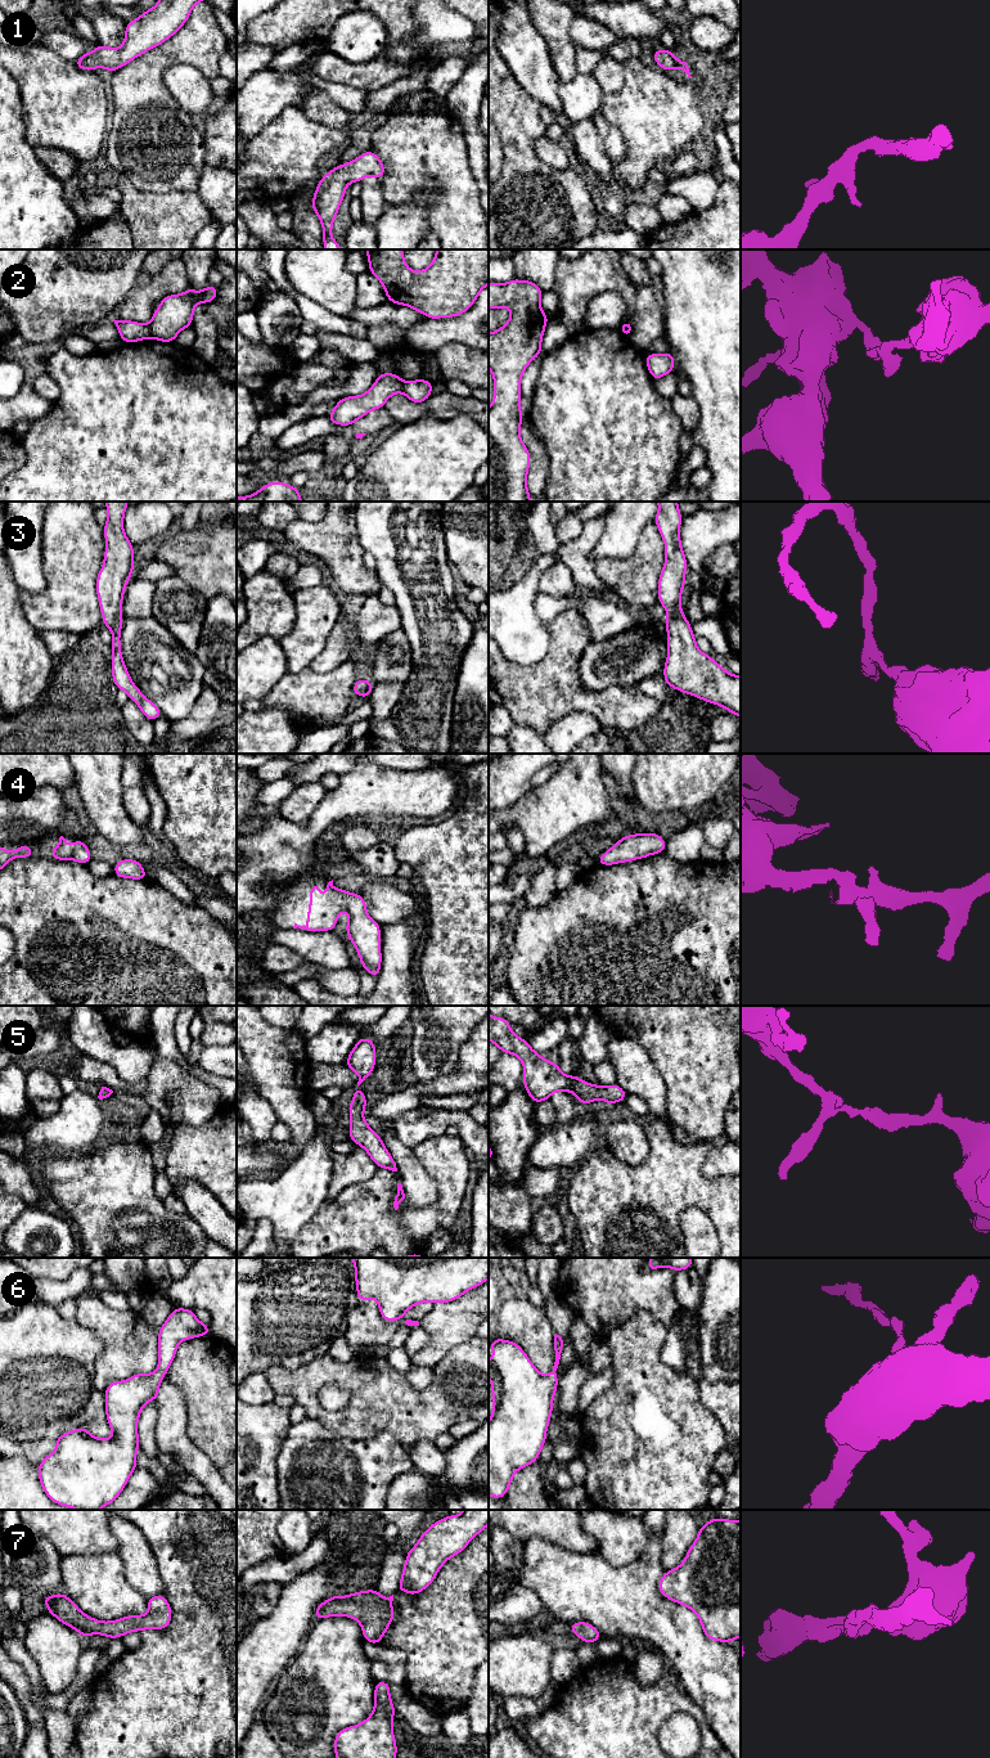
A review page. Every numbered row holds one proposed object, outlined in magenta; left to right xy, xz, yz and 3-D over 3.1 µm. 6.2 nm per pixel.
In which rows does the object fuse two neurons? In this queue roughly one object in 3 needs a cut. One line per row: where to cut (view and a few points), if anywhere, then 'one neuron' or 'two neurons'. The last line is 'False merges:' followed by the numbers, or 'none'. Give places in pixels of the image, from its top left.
1: cut none; one neuron
2: cut xy (148, 324), (151, 336); two neurons
3: cut none; one neuron
4: cut none; one neuron
5: cut none; one neuron
6: cut none; one neuron
7: cut none; one neuron
False merges: 2

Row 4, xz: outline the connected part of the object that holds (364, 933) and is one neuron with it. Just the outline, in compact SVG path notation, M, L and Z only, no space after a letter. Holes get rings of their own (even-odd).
M333 880L325 887L327 902L320 903L320 887L314 882L309 890L310 908L307 909L307 925L293 929L307 931L334 931L338 916L342 911L350 914L346 932L360 958L360 965L373 976L381 972L381 926L368 916L365 899L357 893L348 893L333 886Z

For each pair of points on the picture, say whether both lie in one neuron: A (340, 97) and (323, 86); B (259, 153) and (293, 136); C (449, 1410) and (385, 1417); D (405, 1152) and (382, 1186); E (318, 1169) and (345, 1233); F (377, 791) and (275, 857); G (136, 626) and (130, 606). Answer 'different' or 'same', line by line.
A: same
B: same
C: same
D: different
E: different
F: same
G: different

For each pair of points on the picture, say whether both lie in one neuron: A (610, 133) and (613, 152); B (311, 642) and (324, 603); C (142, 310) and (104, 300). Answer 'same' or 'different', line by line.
A: same
B: same
C: different

